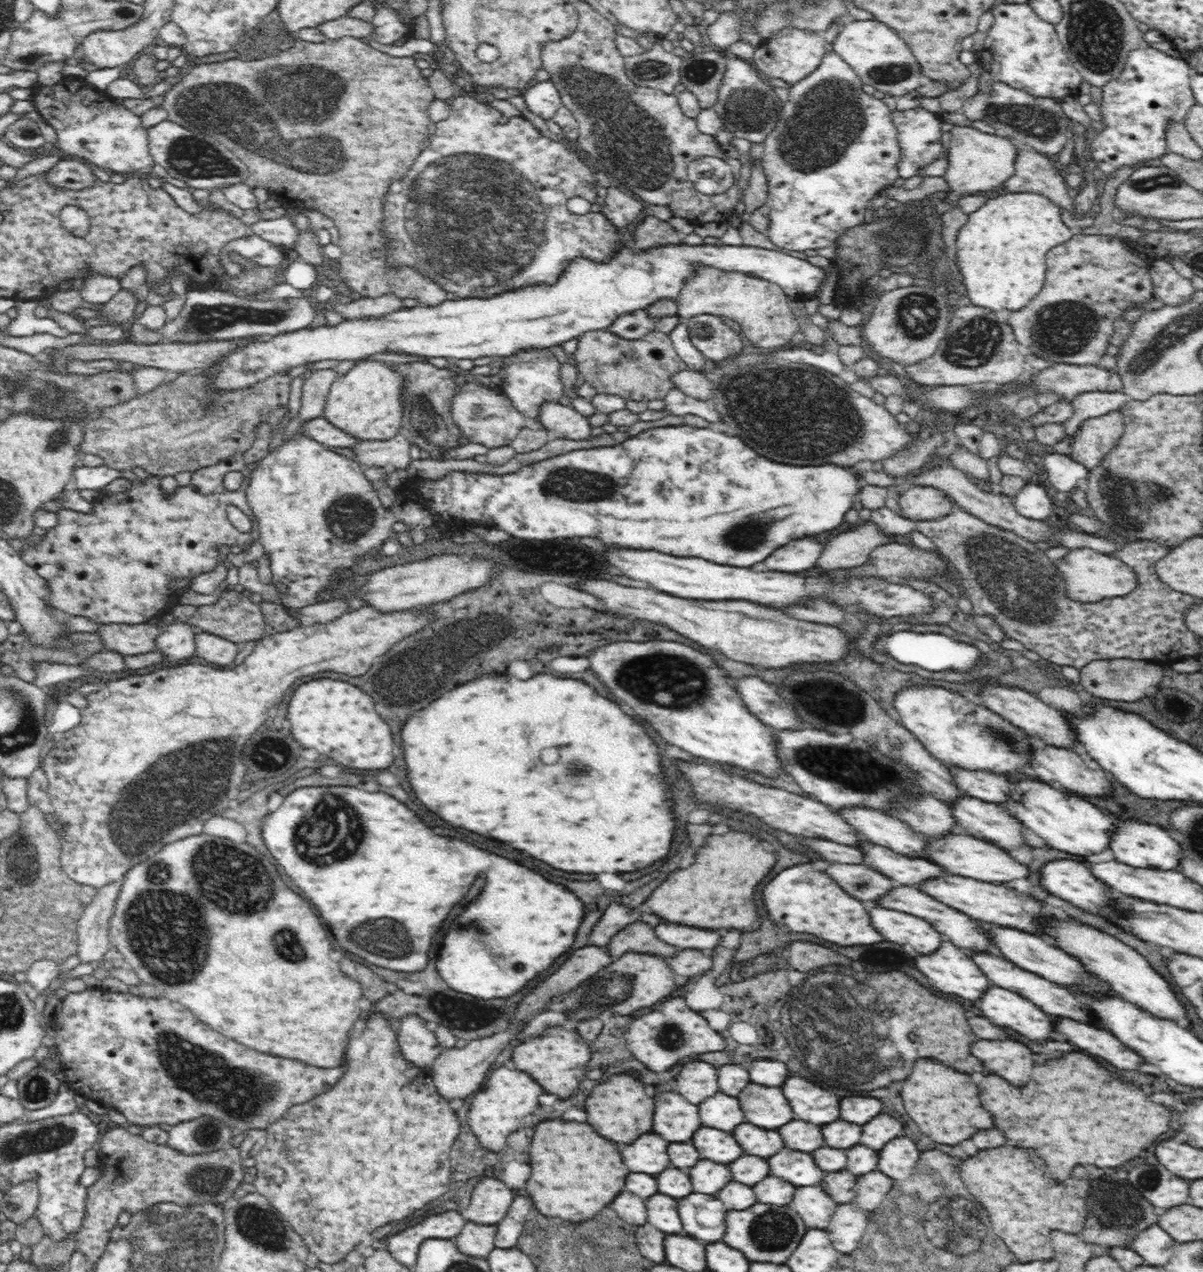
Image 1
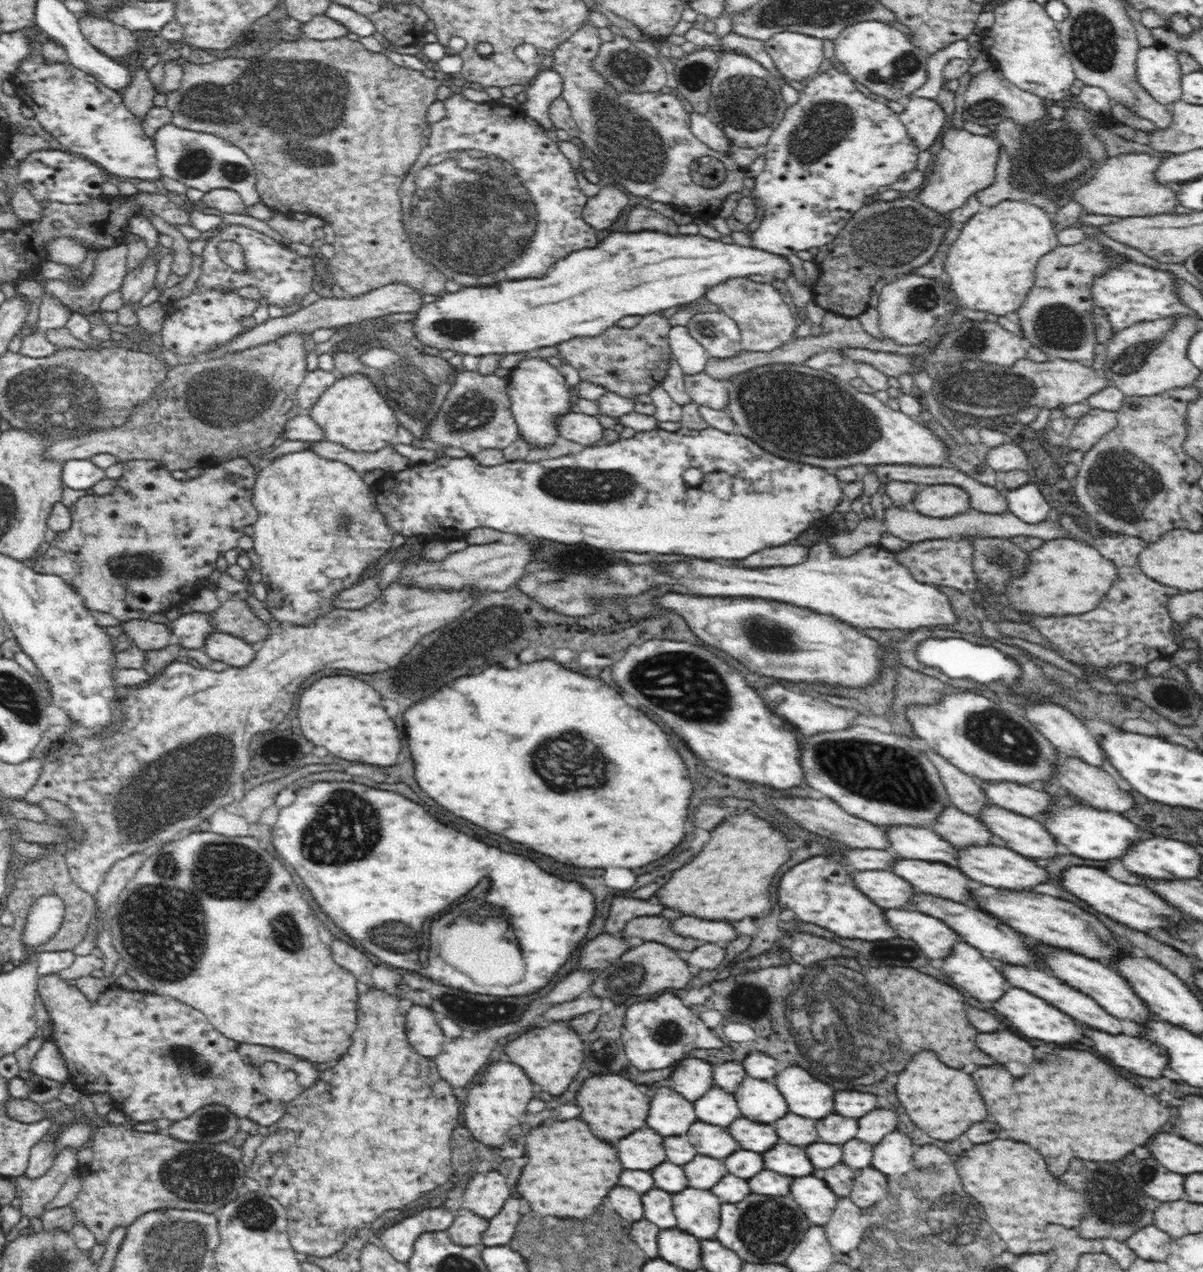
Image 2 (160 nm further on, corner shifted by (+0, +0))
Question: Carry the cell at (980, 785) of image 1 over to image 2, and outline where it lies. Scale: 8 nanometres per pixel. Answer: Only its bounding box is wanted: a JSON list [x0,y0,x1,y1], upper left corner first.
[981,781,1054,820]

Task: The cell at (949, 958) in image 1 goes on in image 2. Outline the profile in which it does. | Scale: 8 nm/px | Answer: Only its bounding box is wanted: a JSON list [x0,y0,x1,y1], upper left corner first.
[942,944,1006,1002]

